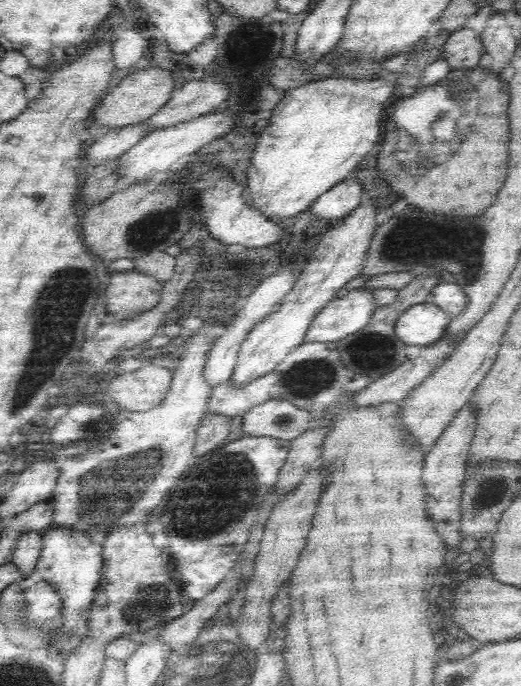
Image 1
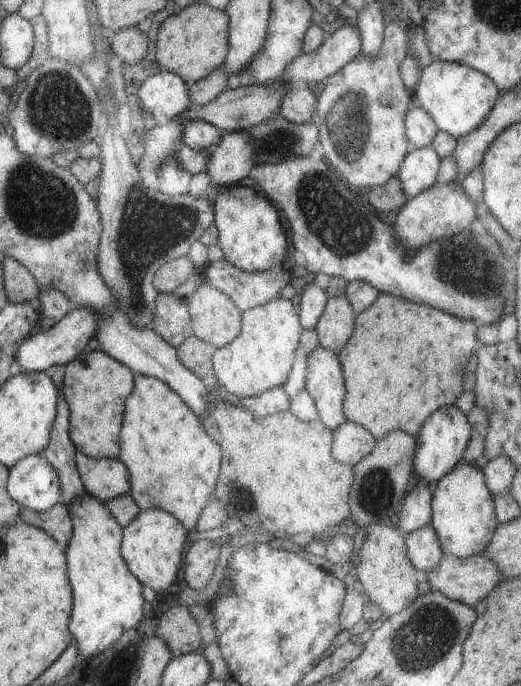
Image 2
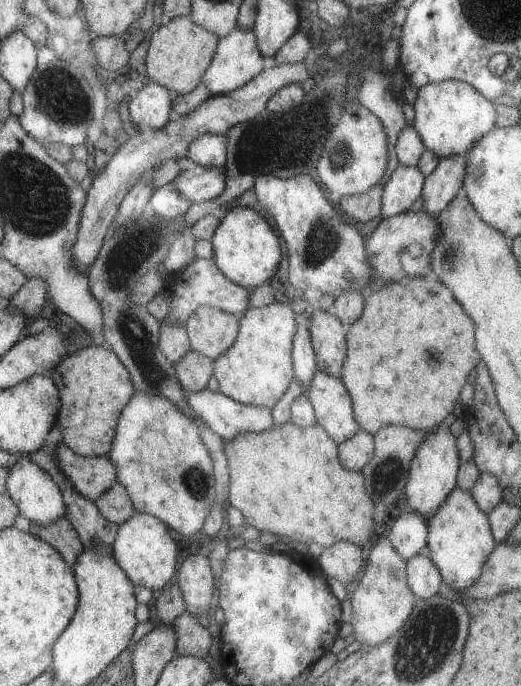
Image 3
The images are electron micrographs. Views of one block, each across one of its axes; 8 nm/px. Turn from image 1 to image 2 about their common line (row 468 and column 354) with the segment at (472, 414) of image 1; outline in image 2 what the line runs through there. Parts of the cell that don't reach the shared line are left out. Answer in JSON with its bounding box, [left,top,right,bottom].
[331,422,375,464]

